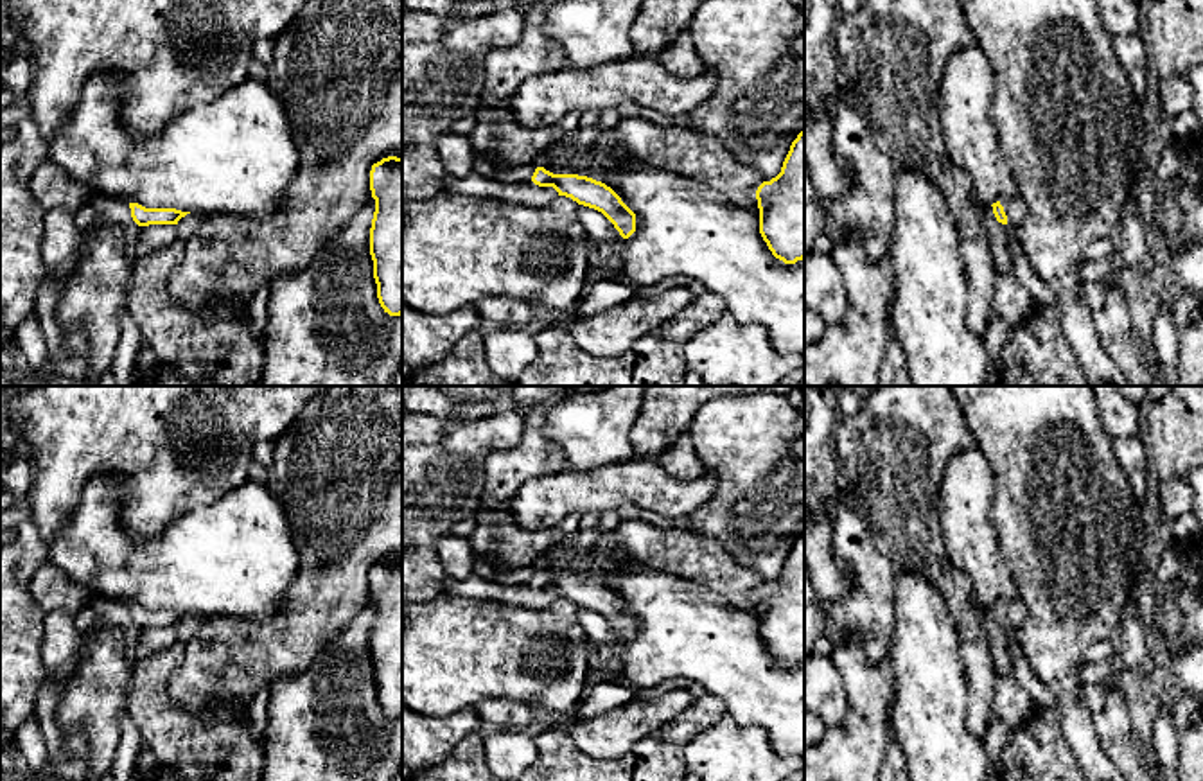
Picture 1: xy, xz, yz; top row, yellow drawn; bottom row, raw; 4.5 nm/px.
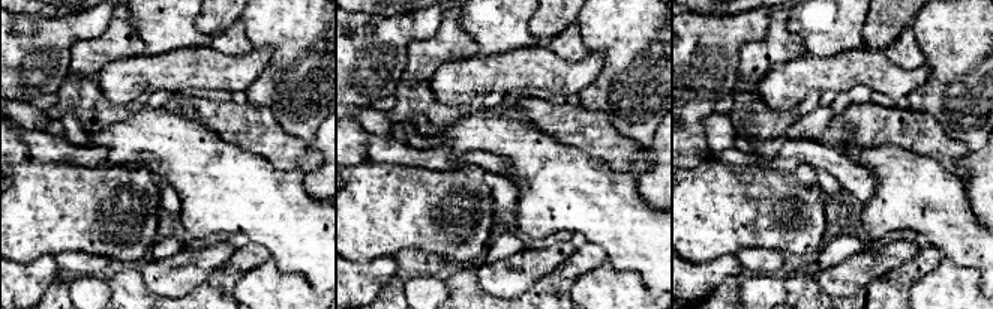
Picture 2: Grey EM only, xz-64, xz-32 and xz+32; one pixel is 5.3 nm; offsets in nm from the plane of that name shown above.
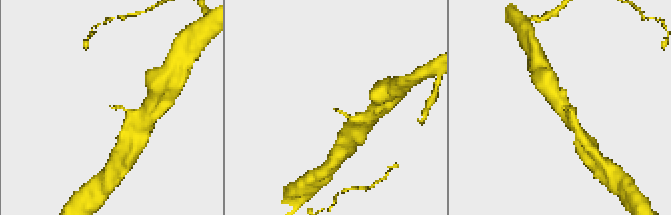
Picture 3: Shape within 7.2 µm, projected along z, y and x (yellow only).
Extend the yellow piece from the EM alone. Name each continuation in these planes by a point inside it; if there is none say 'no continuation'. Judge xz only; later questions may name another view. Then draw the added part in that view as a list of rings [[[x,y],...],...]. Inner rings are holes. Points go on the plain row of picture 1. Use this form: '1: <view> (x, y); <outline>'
1: xz (474, 587); [[[445,573],[443,594],[465,596],[469,600],[496,600],[515,607],[549,607],[558,600],[553,589],[539,589],[531,582],[524,585],[505,585],[490,582],[476,573],[469,576],[449,576]]]

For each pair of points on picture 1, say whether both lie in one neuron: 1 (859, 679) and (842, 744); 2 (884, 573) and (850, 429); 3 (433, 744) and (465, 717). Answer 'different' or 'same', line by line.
1: same
2: different
3: same

